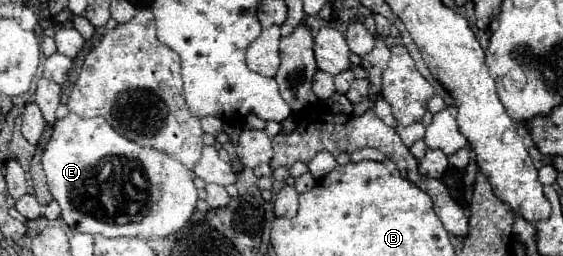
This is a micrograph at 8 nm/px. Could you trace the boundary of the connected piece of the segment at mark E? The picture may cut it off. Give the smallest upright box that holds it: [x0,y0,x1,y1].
[42,113,198,239]

